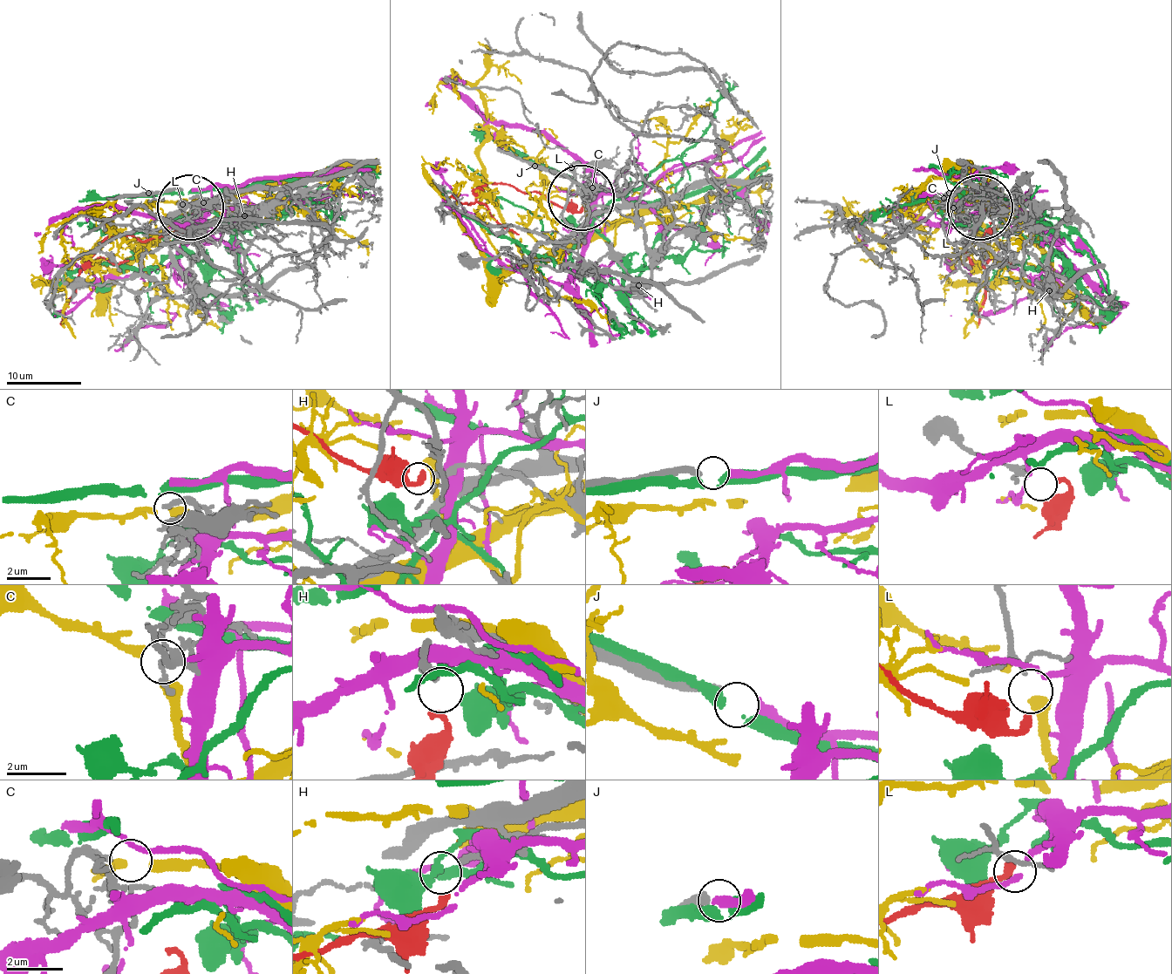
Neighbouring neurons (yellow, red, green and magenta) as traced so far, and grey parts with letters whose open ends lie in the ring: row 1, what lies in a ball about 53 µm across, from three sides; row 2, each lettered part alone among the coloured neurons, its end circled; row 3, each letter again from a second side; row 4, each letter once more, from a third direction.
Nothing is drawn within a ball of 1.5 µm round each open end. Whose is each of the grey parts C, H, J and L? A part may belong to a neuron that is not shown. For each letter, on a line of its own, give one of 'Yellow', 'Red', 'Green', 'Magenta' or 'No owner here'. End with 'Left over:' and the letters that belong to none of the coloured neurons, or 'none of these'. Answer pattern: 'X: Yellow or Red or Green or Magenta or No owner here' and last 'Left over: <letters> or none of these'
C: Yellow
H: No owner here
J: Magenta
L: Red
Left over: H

